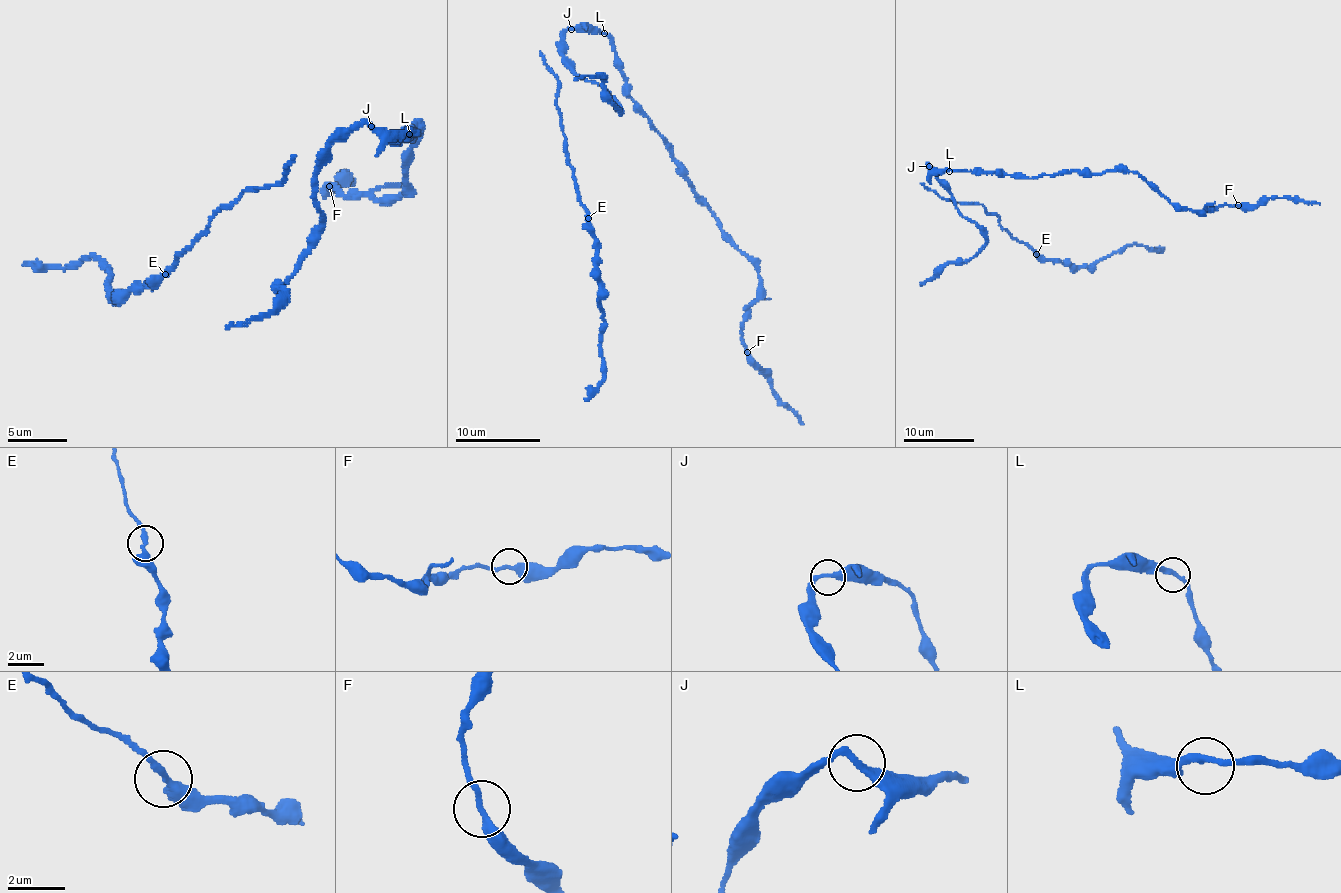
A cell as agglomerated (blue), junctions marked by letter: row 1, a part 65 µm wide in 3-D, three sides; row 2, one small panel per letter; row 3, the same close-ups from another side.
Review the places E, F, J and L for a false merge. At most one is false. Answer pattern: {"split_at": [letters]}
{"split_at": ["E"]}

